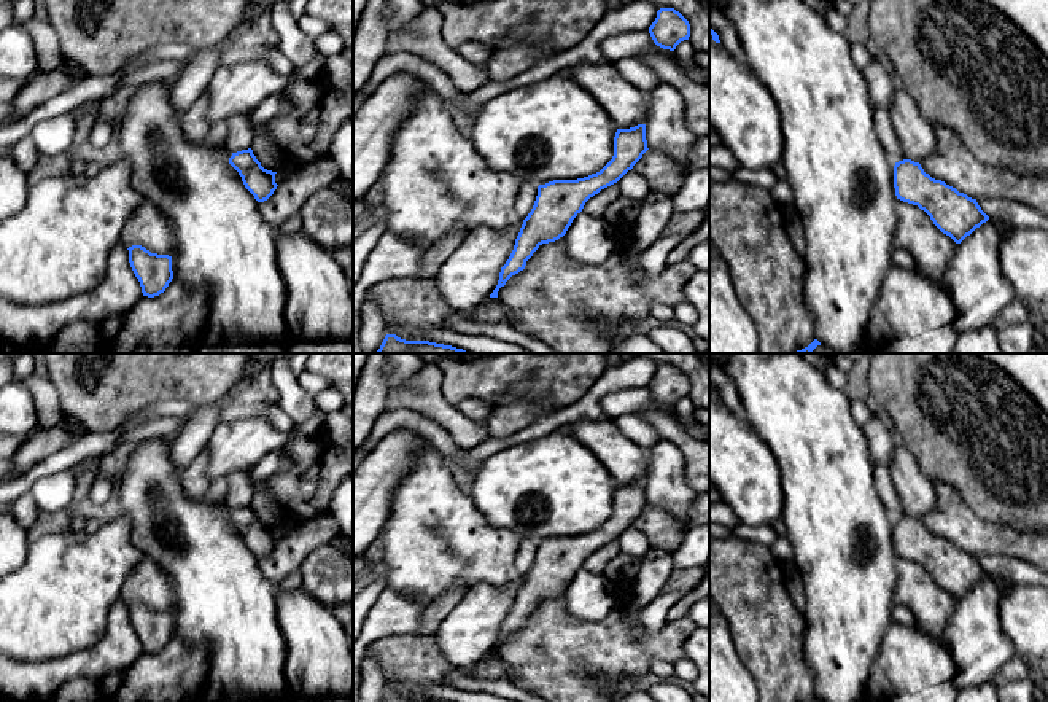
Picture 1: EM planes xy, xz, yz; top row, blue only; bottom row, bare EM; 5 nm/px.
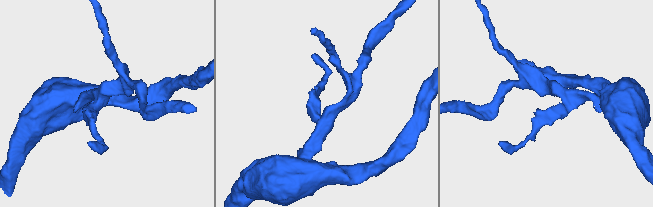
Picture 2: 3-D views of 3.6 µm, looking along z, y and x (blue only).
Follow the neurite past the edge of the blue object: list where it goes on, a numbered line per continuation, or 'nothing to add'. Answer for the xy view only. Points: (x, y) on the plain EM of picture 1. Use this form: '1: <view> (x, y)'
nothing to add

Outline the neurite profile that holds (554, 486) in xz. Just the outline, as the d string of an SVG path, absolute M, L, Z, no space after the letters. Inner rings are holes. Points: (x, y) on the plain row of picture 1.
M560 431L487 457L468 487L491 525L538 543L600 528L614 513L615 489L615 481L600 458L574 436Z

